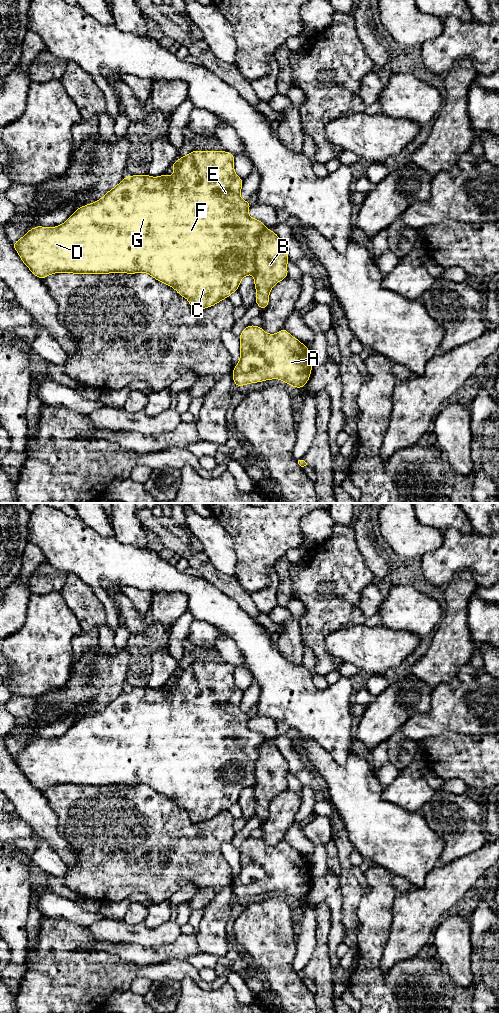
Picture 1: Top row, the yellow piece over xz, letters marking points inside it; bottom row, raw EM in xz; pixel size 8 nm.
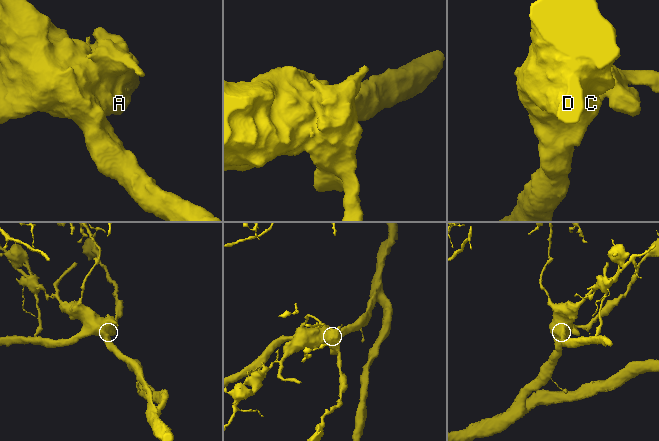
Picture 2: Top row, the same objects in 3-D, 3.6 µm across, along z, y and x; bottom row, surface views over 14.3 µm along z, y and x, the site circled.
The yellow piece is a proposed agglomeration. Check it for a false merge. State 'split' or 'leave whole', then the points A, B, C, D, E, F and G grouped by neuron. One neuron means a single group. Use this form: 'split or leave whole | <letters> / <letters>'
leave whole | A B C D E F G

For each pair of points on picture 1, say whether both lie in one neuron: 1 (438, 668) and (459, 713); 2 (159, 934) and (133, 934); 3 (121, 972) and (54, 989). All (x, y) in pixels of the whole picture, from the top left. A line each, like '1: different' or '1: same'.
1: different
2: same
3: same

